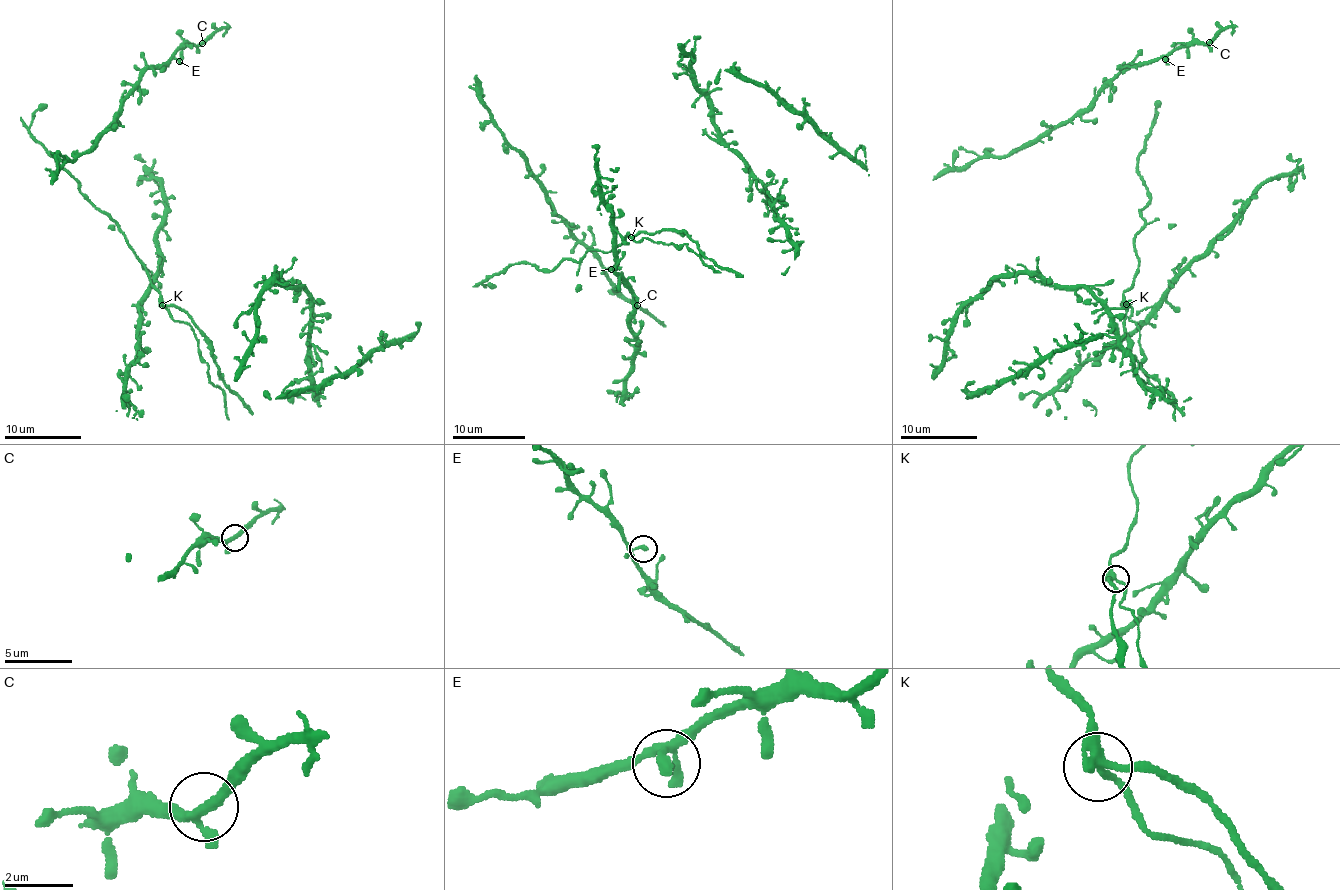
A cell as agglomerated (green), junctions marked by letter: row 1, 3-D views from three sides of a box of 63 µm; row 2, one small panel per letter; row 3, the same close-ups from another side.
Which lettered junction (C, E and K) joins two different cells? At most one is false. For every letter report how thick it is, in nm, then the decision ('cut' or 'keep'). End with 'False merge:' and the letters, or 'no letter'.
C: calibre 240 nm; keep
E: calibre 190 nm; keep
K: calibre 260 nm; cut
False merge: K

